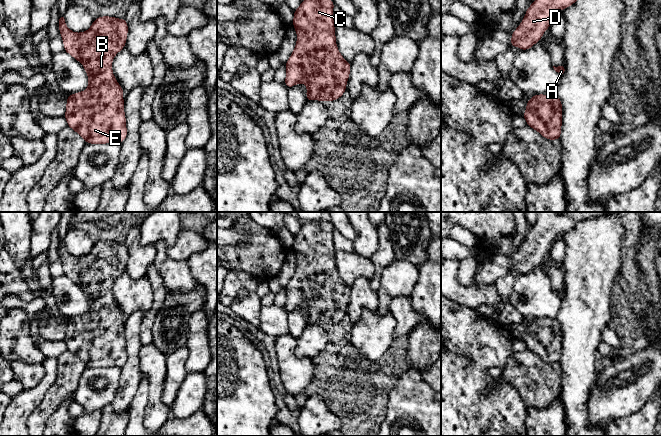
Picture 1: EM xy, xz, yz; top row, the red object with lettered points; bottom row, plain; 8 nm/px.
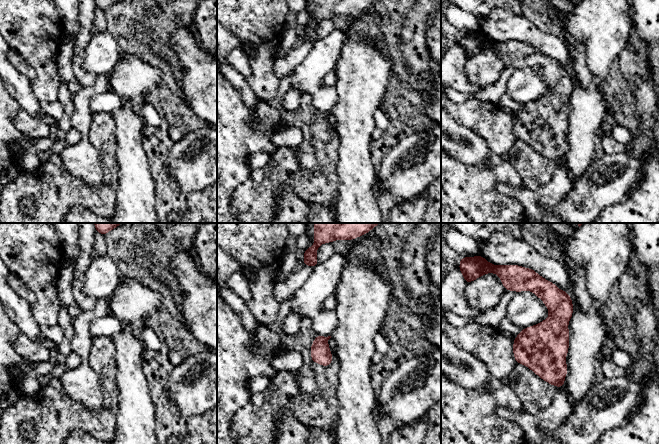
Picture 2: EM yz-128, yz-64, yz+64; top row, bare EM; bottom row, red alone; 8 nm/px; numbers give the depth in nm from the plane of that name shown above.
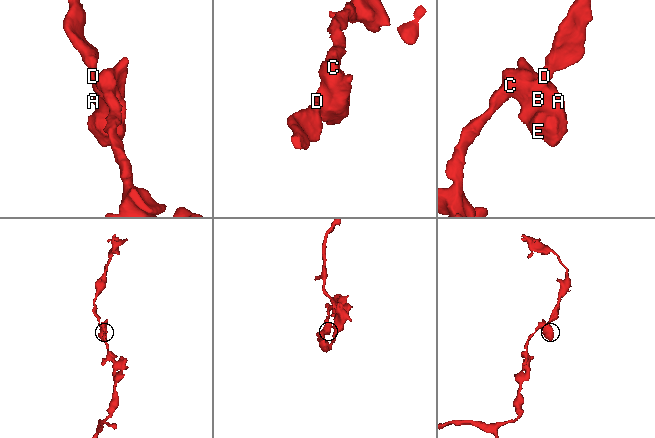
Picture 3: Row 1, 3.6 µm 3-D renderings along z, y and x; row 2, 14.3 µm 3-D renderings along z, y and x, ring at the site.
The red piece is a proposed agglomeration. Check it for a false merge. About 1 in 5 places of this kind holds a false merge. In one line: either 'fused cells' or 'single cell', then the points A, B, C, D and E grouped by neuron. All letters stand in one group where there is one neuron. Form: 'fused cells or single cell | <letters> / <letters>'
single cell | A B C D E

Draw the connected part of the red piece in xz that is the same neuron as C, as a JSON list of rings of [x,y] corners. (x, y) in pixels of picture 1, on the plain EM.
[[[320,219],[302,224],[300,230],[294,234],[292,249],[296,254],[297,265],[294,275],[285,287],[287,297],[284,307],[288,313],[305,307],[307,325],[334,325],[346,316],[351,287],[344,283],[336,268],[334,231],[331,222]]]

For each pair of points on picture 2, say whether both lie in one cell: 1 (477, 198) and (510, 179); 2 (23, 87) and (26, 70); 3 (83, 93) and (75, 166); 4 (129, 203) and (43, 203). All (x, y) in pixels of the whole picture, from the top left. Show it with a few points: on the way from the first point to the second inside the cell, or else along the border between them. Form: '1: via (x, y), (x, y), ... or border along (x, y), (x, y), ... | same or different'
1: via (485, 190), (496, 179), (502, 179) | same
2: border along (10, 62), (30, 80) | different
3: via (83, 111), (84, 148) | same
4: border along (118, 180), (114, 212) | different

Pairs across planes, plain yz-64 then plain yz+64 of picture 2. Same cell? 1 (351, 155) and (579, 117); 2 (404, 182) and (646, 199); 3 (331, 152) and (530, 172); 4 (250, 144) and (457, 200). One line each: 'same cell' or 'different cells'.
1: same cell
2: different cells
3: same cell
4: same cell

